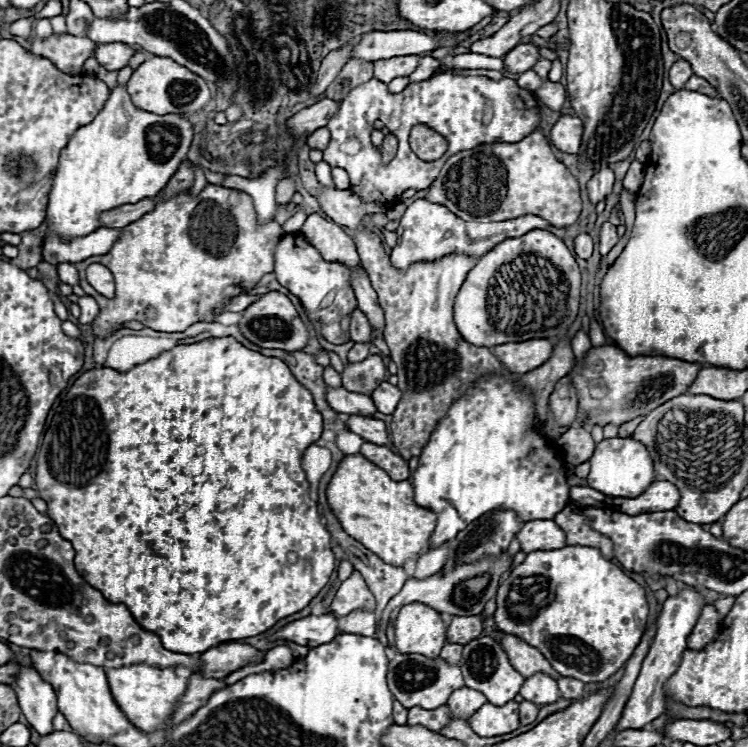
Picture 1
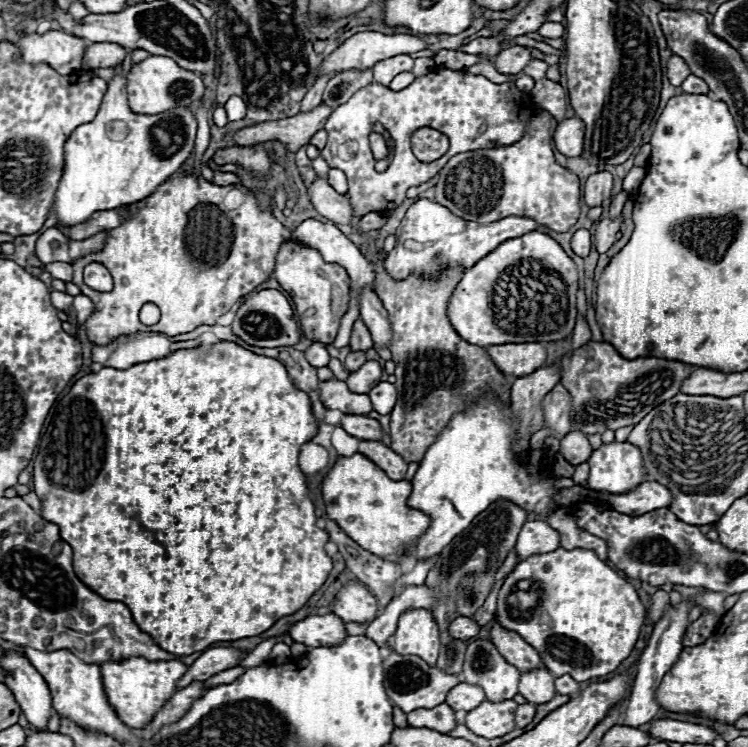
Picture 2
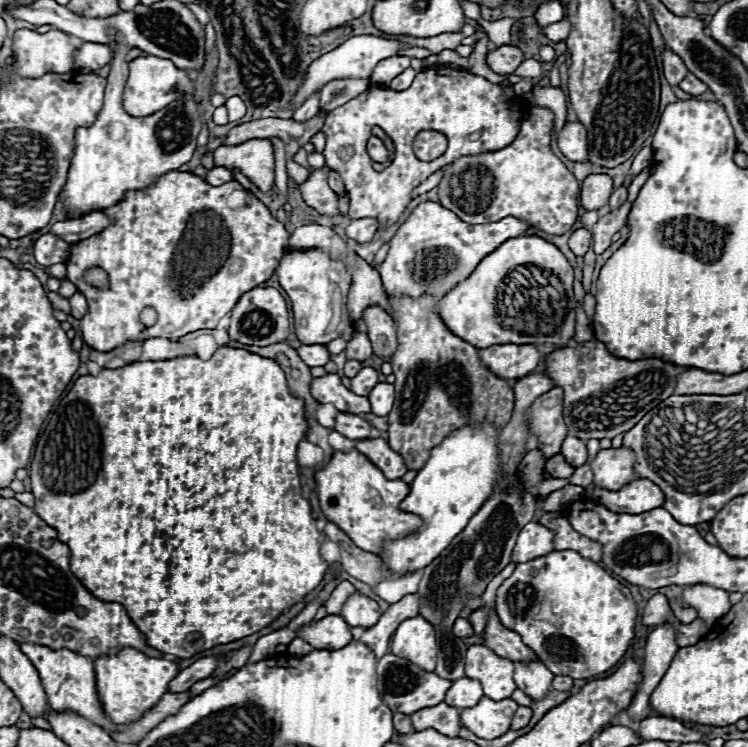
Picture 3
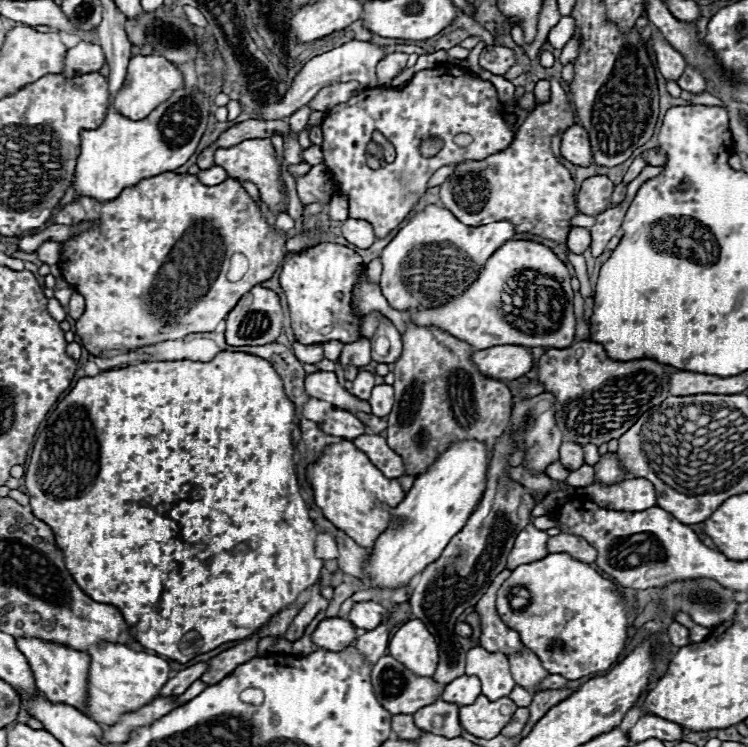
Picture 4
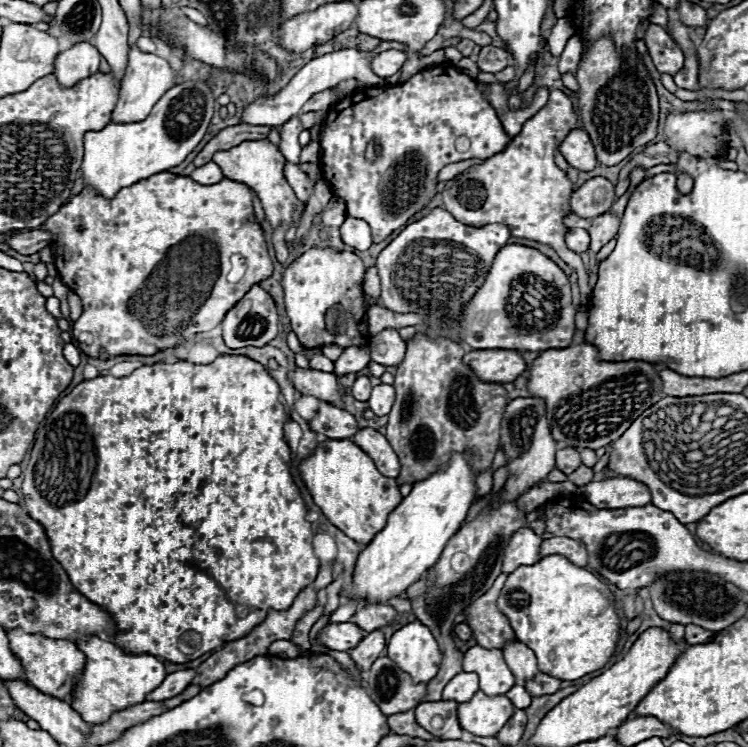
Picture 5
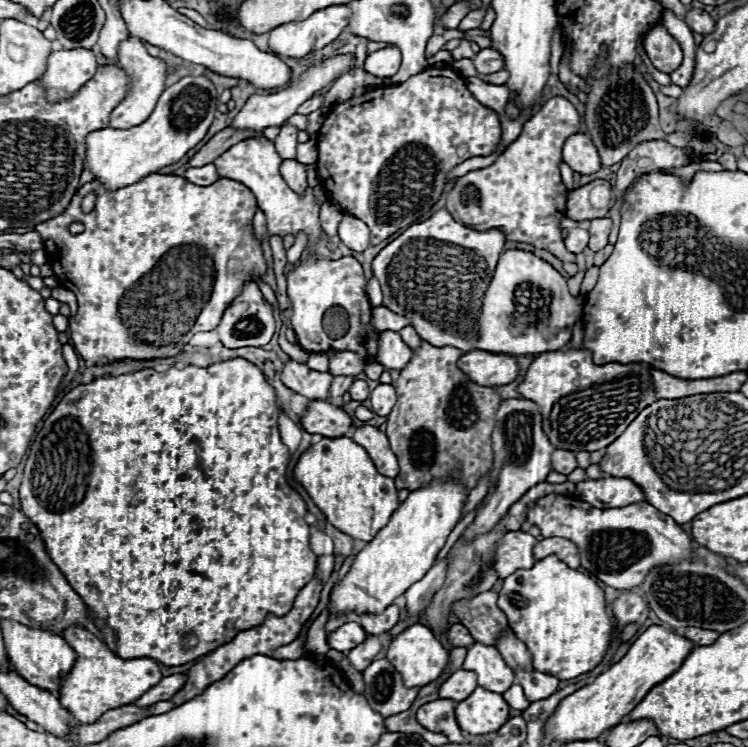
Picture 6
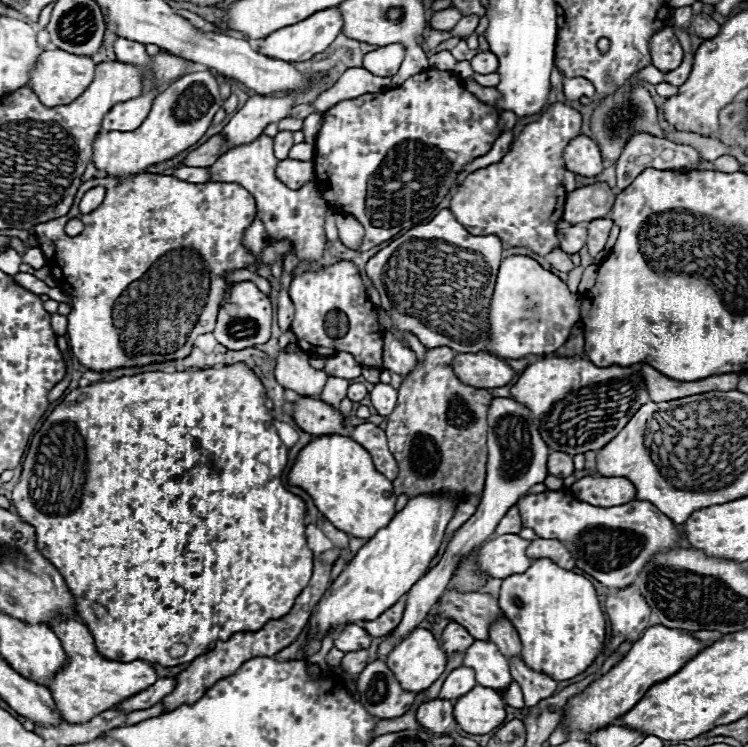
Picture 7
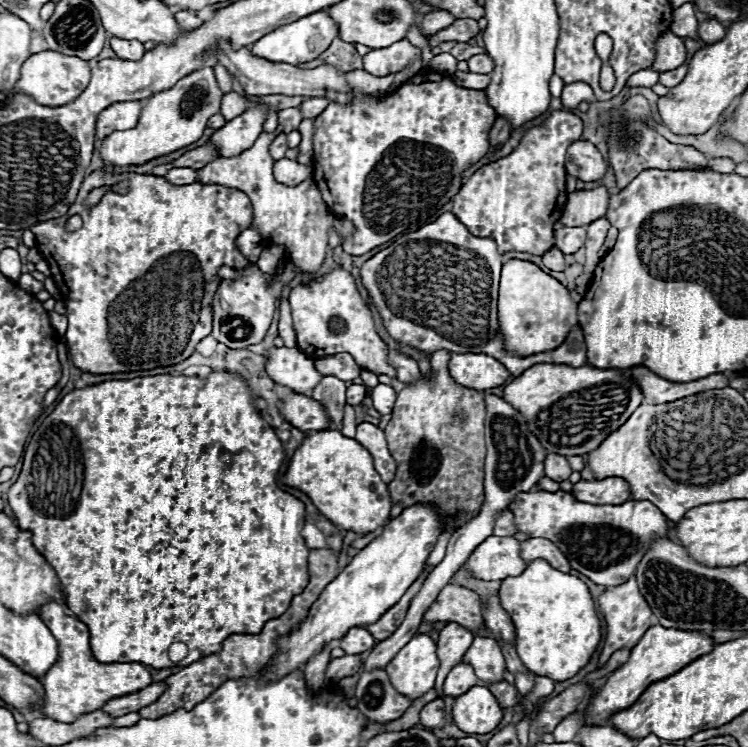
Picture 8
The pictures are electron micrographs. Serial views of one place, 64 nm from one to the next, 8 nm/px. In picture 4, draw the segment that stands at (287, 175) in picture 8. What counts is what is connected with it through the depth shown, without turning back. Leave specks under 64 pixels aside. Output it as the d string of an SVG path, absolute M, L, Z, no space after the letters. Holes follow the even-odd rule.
M318 164L318 166L312 166L312 170L306 176L296 178L296 188L298 188L298 196L300 196L302 204L320 202L324 206L324 210L328 210L330 196L324 190L328 176L330 176L328 168L324 164Z

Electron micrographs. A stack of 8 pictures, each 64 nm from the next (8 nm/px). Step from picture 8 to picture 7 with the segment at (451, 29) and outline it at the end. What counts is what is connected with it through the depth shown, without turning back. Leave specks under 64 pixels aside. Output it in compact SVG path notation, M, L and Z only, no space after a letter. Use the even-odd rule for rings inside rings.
M470 14L470 16L464 16L458 24L456 24L456 28L450 32L450 34L454 34L454 36L460 36L460 38L464 38L464 36L468 36L468 34L472 34L474 30L476 30L476 26L478 26L478 16L476 14Z

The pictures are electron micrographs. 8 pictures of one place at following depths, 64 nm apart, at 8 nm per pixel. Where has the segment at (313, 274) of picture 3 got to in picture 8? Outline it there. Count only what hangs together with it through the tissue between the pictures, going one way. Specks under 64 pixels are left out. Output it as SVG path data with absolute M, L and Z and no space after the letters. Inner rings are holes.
M334 268L332 272L324 274L318 280L298 284L290 292L290 306L292 306L298 348L304 350L308 356L322 358L322 356L330 356L330 354L348 352L354 356L354 360L360 368L370 370L374 374L396 376L396 370L388 364L388 348L376 332L372 310L360 296L360 292L356 288L356 278L348 270ZM334 316L342 318L346 322L346 328L342 334L334 334L328 328L328 322Z

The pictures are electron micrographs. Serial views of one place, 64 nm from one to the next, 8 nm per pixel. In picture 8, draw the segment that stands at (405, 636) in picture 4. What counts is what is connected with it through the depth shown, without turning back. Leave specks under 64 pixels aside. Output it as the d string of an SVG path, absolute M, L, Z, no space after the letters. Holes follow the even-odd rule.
M416 634L398 650L396 658L392 658L384 670L394 688L414 700L434 688L438 668L440 660L436 656L436 642L428 634Z

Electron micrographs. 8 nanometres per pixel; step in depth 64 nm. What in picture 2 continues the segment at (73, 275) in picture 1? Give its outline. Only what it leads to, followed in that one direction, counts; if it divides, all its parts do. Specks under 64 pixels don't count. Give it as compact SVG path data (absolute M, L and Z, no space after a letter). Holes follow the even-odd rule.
M68 262L48 264L46 270L48 270L56 280L62 280L62 282L70 282L70 280L72 280L72 266L70 266Z

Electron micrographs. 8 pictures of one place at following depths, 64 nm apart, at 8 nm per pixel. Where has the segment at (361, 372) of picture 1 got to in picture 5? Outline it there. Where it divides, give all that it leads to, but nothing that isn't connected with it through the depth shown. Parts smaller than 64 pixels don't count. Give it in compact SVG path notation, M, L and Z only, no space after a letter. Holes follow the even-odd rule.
M358 376L356 382L352 384L352 396L356 400L366 402L370 398L370 390L372 390L372 386L370 386L370 378L368 376Z

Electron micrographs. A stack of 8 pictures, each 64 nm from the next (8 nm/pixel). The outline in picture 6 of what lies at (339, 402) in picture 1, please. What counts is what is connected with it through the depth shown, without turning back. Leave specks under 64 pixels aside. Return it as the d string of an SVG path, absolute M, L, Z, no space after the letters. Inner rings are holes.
M288 360L282 368L282 382L310 400L328 400L332 378L334 376L330 372L310 370L306 364L298 364L294 360Z

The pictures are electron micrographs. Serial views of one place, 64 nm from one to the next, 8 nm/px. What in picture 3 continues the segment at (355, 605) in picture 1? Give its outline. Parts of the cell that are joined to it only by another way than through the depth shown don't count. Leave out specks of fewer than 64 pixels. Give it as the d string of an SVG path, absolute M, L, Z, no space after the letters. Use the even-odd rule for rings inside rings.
M354 592L346 598L342 610L340 610L340 616L350 624L350 626L364 626L364 628L370 628L378 622L382 610L378 606L376 600L368 598L366 594L362 592Z

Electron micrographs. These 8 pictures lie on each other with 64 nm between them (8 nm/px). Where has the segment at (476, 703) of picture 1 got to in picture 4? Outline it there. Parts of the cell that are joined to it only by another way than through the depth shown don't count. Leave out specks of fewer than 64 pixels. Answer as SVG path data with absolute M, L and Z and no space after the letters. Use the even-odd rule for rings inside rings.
M460 676L446 686L442 700L458 706L470 706L472 702L476 702L478 696L480 696L480 680L476 676Z

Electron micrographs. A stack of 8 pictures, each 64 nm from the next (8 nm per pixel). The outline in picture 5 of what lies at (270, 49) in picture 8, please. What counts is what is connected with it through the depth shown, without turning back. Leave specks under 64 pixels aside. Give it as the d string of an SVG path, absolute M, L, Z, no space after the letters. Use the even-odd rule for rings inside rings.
M328 2L312 12L304 12L286 20L276 32L276 40L280 46L292 52L304 52L316 42L328 42L336 34L344 32L354 20L354 2Z

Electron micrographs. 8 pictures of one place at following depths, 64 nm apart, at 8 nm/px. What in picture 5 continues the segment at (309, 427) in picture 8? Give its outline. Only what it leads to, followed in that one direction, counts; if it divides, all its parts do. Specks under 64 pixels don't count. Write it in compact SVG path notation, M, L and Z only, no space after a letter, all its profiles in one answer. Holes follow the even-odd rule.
M326 402L320 406L318 414L310 420L310 428L314 432L320 432L328 438L338 438L338 440L352 438L360 430L356 418L350 412Z

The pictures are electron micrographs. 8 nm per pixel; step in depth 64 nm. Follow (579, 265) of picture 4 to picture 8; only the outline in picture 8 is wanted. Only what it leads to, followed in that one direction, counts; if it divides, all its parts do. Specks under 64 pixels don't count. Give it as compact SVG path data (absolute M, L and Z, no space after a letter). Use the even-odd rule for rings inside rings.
M554 110L550 116L522 136L520 144L514 148L512 154L482 166L476 170L460 188L460 192L452 198L452 214L474 234L480 238L494 238L498 244L498 252L530 252L536 256L544 256L556 242L554 238L554 224L560 220L564 204L566 204L566 186L564 186L564 156L572 142L580 140L582 134L582 120L568 112L568 110Z

